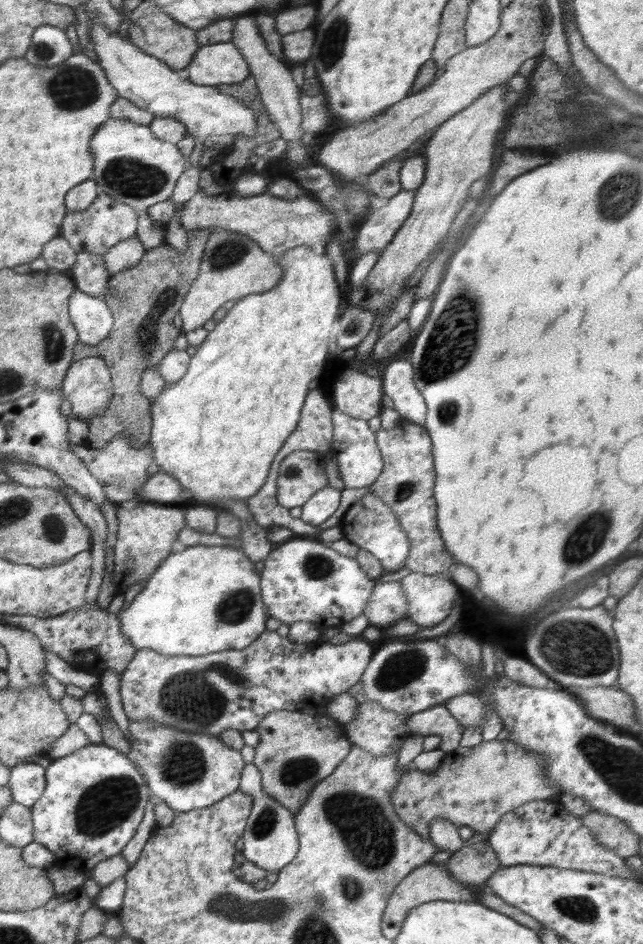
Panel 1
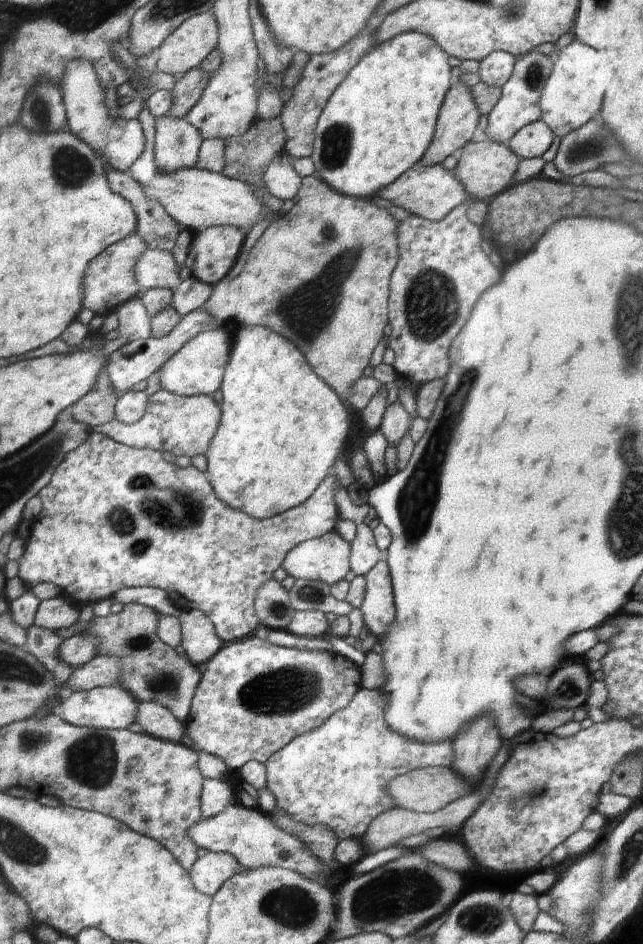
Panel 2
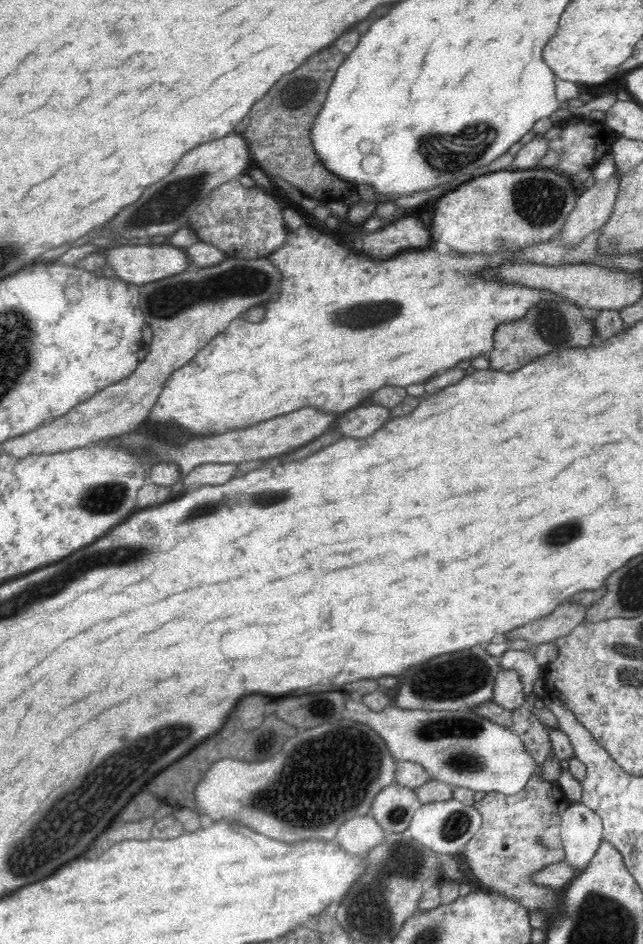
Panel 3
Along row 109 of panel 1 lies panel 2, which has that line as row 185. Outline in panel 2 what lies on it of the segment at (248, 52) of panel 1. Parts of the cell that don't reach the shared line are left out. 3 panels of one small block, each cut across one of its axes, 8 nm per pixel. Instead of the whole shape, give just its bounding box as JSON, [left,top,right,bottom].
[263,150,302,201]

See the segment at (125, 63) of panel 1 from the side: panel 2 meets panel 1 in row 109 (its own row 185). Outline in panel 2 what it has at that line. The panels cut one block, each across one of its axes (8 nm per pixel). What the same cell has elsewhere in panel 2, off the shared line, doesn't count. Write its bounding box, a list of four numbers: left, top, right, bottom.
[130,67,280,235]

